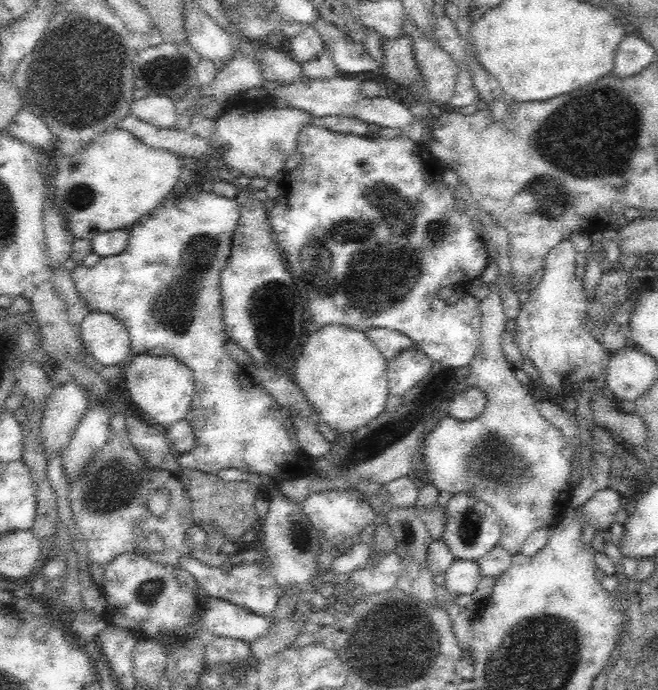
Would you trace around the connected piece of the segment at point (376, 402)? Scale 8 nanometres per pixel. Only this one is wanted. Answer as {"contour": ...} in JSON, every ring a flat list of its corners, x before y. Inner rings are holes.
{"contour":[[329,325,309,333,298,352,295,367,294,383,302,389,319,422,335,430,338,437,350,436,385,412,386,399,391,394,387,360,365,332]]}

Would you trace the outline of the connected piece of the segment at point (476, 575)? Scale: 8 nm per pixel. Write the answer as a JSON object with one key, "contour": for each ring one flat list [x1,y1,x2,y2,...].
{"contour":[[455,559,448,570,444,572,443,577,444,588,442,592,456,598,462,594,472,595,483,576,477,562]]}

